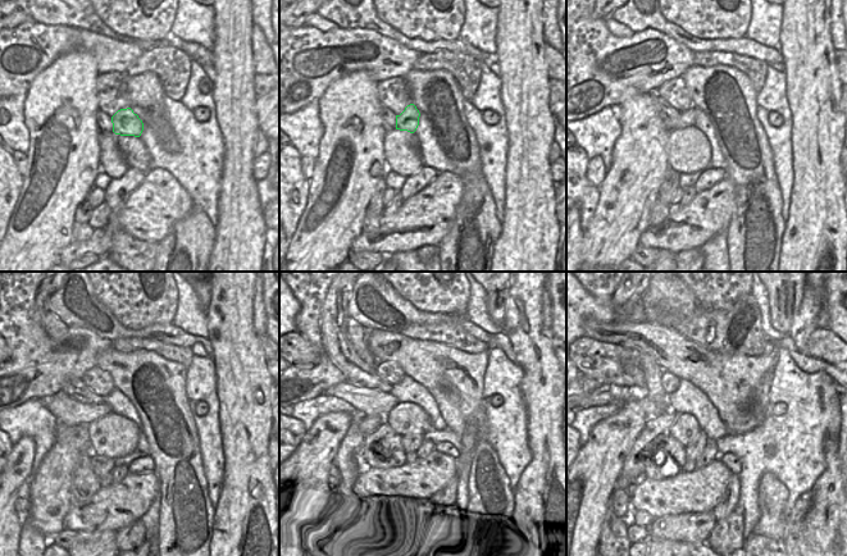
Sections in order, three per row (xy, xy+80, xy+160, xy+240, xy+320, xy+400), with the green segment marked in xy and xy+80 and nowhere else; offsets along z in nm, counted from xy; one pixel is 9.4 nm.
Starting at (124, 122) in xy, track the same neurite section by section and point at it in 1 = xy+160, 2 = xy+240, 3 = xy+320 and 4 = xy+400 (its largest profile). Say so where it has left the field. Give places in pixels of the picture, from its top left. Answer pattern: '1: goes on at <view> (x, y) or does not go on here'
1: goes on at xy+160 (687, 118)
2: goes on at xy+240 (67, 410)
3: goes on at xy+320 (364, 406)
4: goes on at xy+400 (604, 395)

